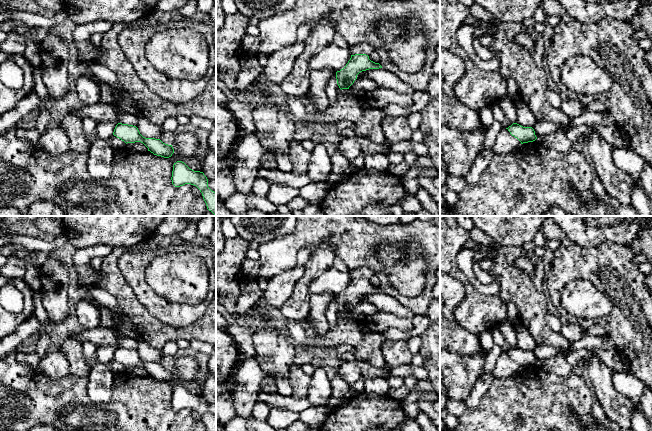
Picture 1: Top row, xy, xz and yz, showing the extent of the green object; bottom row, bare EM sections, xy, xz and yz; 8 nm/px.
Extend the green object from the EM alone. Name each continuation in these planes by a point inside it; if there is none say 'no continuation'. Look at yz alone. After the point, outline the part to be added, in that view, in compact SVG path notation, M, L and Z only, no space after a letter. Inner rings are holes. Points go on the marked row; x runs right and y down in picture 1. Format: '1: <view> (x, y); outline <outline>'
no continuation

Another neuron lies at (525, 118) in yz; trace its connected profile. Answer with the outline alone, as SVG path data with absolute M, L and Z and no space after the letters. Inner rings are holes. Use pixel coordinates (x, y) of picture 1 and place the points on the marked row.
M518 98L516 105L517 121L516 123L523 127L534 127L536 119L527 105L521 98Z

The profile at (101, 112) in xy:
M118 101L114 103L102 103L97 102L94 105L86 106L81 108L74 108L69 113L82 117L91 117L97 122L114 122L119 123L117 115L123 110L119 107Z

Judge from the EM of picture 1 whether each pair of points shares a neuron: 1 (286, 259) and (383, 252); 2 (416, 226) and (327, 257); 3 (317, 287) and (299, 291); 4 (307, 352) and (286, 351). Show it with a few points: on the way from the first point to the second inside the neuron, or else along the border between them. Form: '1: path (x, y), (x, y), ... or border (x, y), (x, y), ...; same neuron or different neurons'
1: border (398, 244), (380, 244), (376, 248), (380, 269); different neurons
2: border (313, 246), (329, 238), (334, 246), (336, 255); different neurons
3: border (325, 271), (311, 283), (309, 287), (311, 293); different neurons
4: border (297, 349), (293, 362); different neurons

